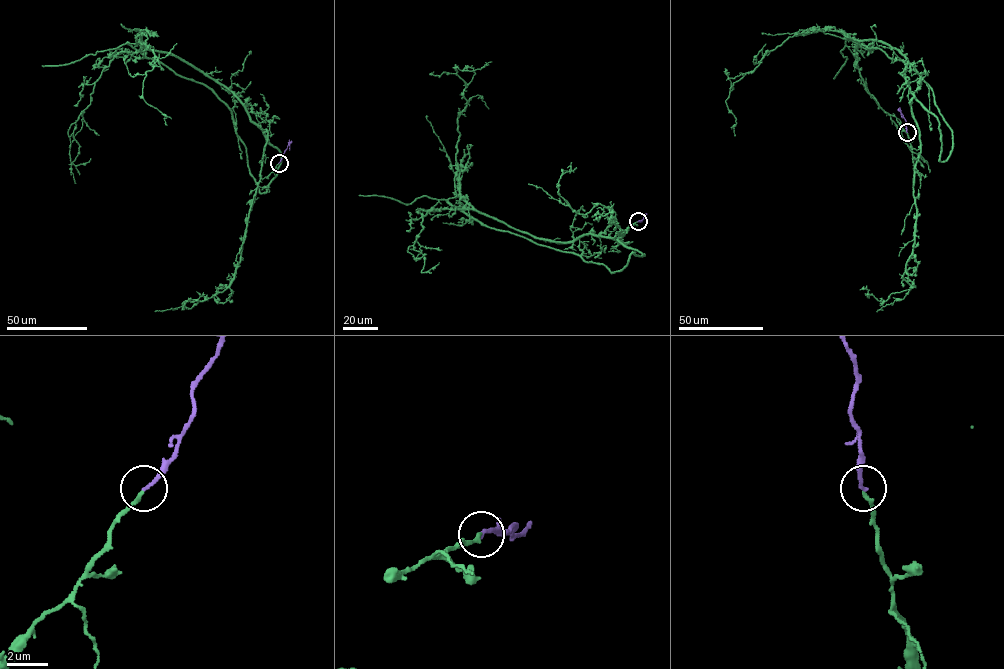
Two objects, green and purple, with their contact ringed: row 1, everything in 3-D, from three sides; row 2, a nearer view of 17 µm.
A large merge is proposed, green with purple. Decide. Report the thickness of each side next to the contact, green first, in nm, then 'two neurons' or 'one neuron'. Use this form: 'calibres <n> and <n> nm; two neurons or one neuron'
calibres 180 and 190 nm; one neuron

